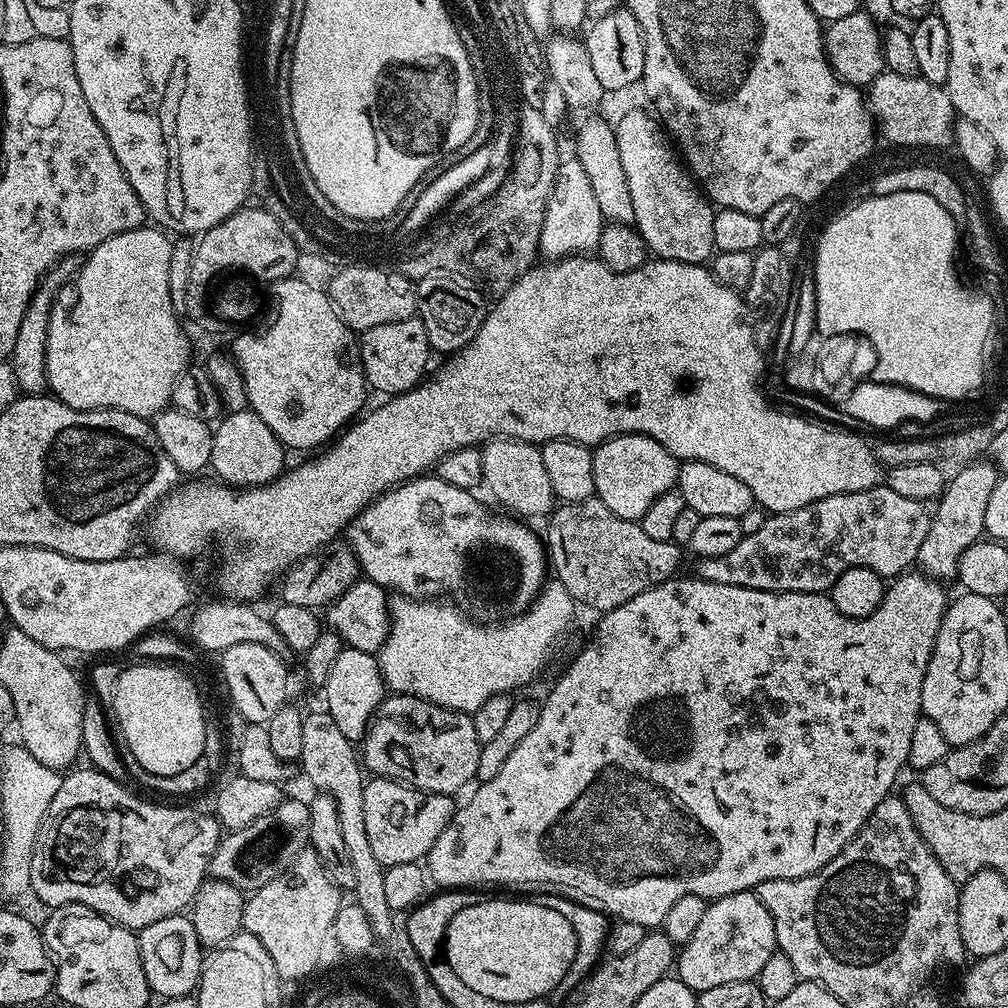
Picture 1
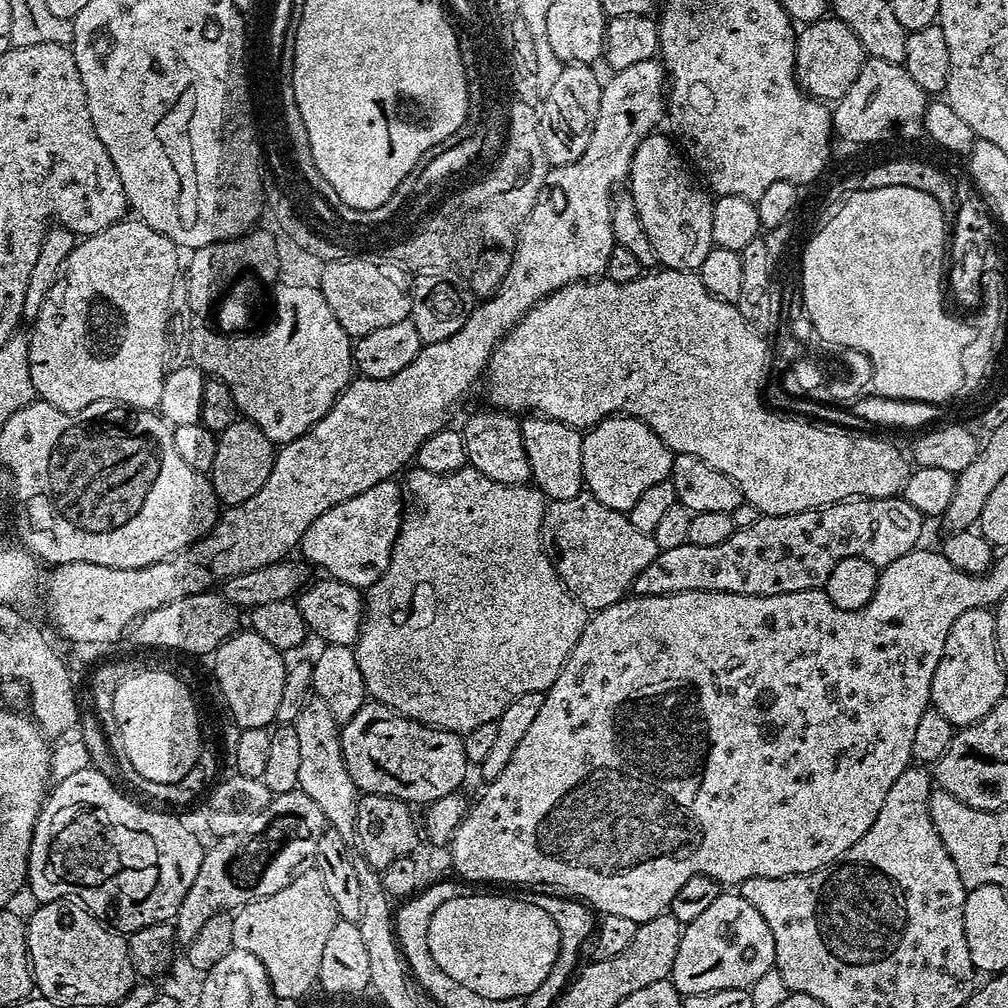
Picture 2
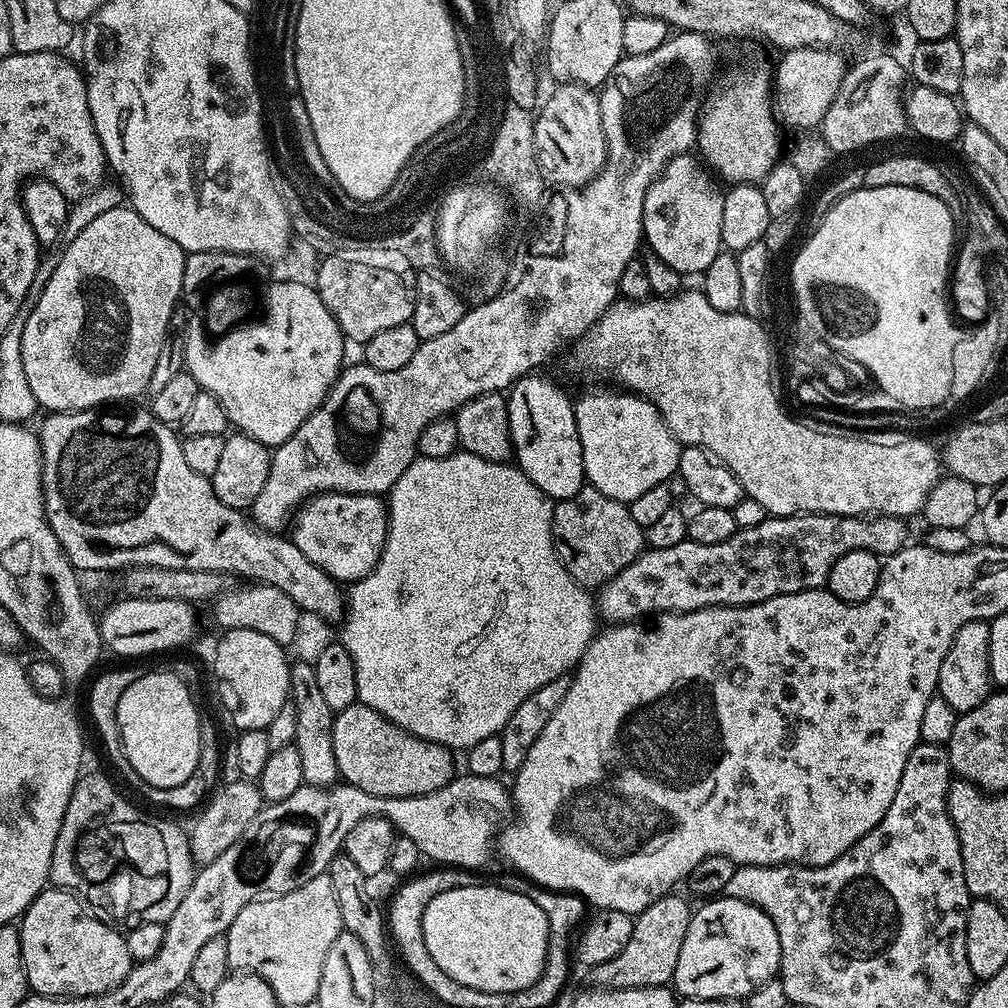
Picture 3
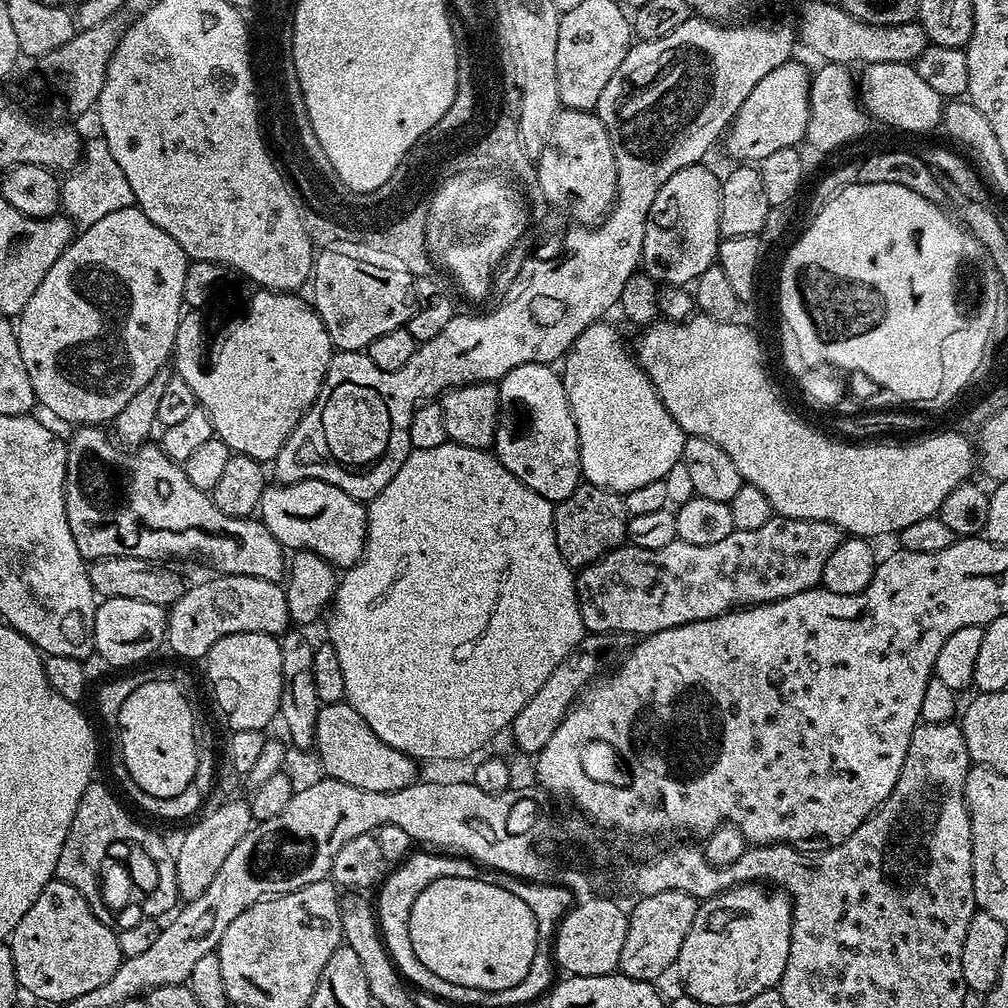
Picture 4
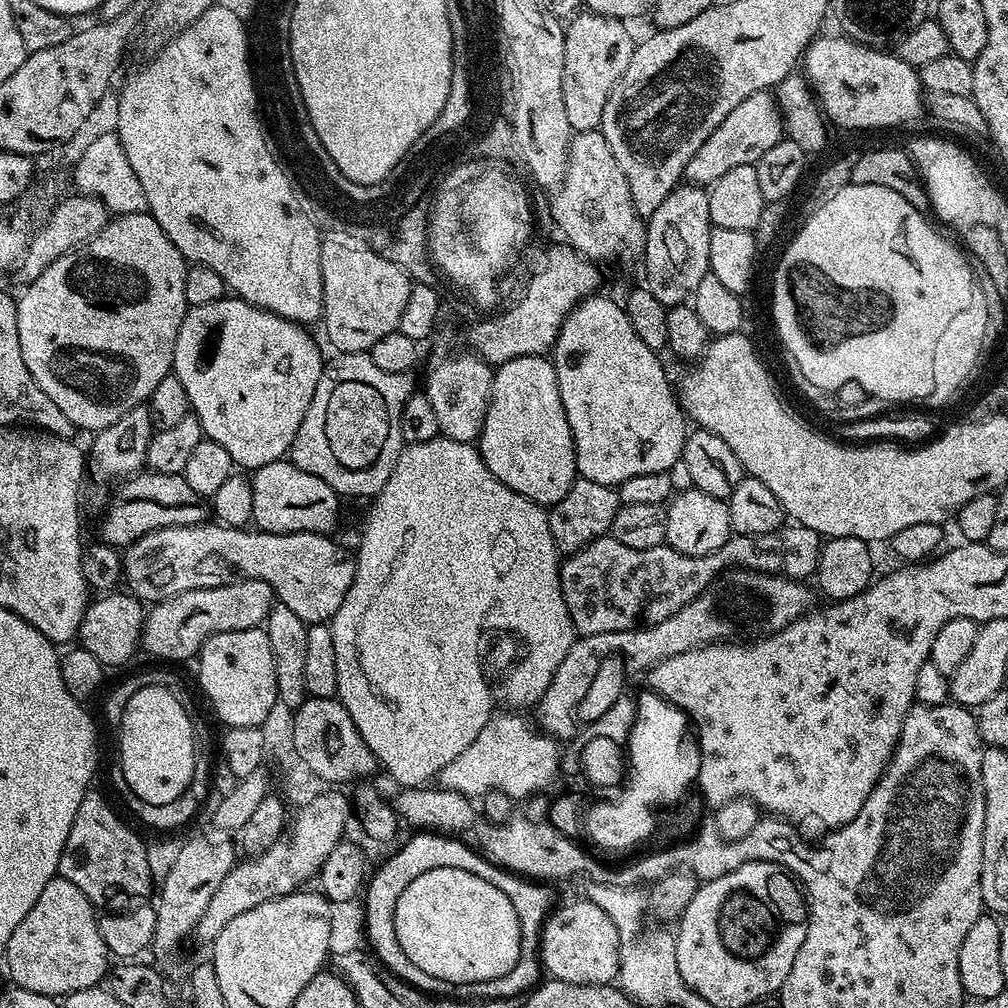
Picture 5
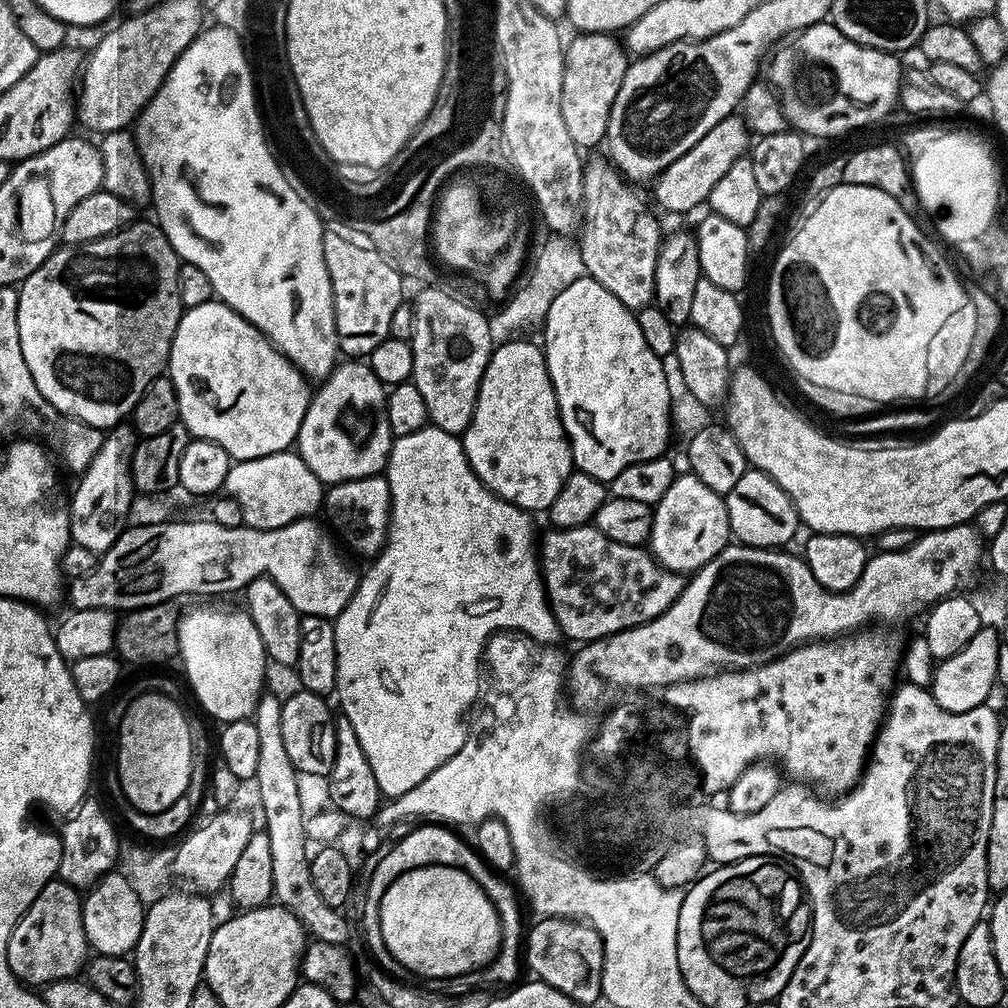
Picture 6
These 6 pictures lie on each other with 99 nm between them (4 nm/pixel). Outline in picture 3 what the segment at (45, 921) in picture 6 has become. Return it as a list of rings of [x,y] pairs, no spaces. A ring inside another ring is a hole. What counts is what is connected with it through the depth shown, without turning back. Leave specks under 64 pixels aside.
[[[49,886],[39,892],[20,917],[18,929],[28,987],[38,996],[97,996],[111,992],[124,981],[134,963],[127,939],[89,911],[75,892],[62,888]]]

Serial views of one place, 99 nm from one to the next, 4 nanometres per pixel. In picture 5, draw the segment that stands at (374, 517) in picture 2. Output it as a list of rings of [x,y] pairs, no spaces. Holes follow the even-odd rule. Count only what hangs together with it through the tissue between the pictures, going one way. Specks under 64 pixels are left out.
[[[281,458],[266,466],[255,469],[250,476],[252,482],[252,524],[259,531],[274,534],[291,532],[335,533],[336,523],[340,520],[341,497],[322,478],[306,474],[291,459]]]

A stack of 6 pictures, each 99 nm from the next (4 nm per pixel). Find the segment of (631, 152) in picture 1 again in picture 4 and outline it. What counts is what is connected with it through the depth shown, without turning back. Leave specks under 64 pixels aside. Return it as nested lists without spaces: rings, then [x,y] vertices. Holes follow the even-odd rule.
[[[704,162],[691,164],[682,170],[678,170],[674,174],[670,174],[670,178],[666,178],[666,182],[662,182],[662,186],[658,190],[658,194],[650,206],[650,214],[646,218],[646,234],[644,235],[643,259],[645,261],[653,260],[653,262],[656,263],[658,267],[664,268],[665,274],[668,275],[670,279],[672,279],[669,281],[675,282],[680,286],[684,286],[689,282],[696,281],[696,279],[702,274],[702,270],[706,270],[712,264],[717,263],[718,253],[720,251],[720,242],[722,239],[720,234],[720,185],[722,180],[719,175],[716,177],[706,165],[707,163]]]

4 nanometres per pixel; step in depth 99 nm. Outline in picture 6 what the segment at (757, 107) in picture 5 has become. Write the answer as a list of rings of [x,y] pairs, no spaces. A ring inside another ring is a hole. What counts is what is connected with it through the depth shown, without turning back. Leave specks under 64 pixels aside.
[[[739,115],[727,116],[710,134],[706,134],[699,142],[694,142],[678,162],[670,162],[661,176],[656,177],[656,200],[668,212],[688,212],[691,208],[703,205],[708,199],[710,190],[714,190],[718,178],[734,166],[749,151],[750,133],[748,125],[744,123]],[[749,139],[749,140],[748,140]]]

